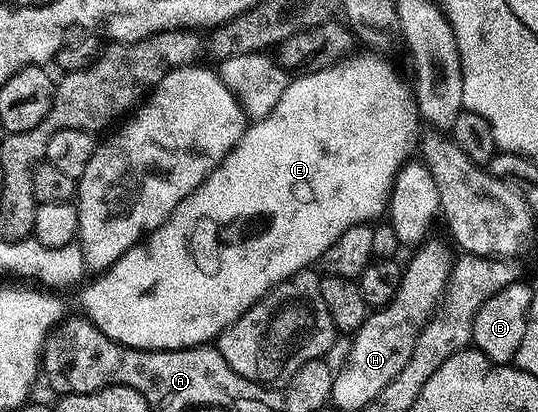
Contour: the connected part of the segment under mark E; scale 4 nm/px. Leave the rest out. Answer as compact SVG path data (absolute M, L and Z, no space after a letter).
M351 56L351 57L349 57L349 58L347 58L347 59L346 59L346 60L345 60L345 61L344 61L344 62L337 62L337 63L336 63L336 64L335 64L335 65L334 65L334 66L332 66L332 67L331 67L331 68L327 68L327 69L326 69L326 70L320 70L320 71L319 71L319 72L311 72L311 73L310 73L310 74L302 74L302 75L300 75L300 76L297 76L297 77L294 77L294 78L293 78L293 79L292 79L292 81L290 81L290 84L289 84L289 87L288 87L288 88L286 88L286 89L285 89L285 91L284 91L284 92L283 92L283 96L281 96L281 97L280 97L280 98L279 98L279 104L275 104L275 108L274 108L274 109L273 109L273 111L271 111L271 112L270 112L270 114L268 114L268 116L267 116L267 117L265 117L265 118L259 118L259 119L256 119L256 121L254 121L254 122L253 122L253 123L252 123L252 125L250 125L250 126L249 126L249 127L248 127L248 129L246 129L246 131L245 131L245 135L243 135L243 136L242 136L242 138L240 138L240 139L239 139L239 141L237 141L237 146L236 146L236 148L235 148L235 149L233 149L233 151L232 151L232 152L231 152L231 153L229 153L229 155L228 155L228 156L226 156L226 158L225 158L225 159L224 159L224 160L223 160L223 161L221 161L221 164L220 164L220 166L217 166L217 167L215 167L215 168L214 168L214 170L212 170L212 171L211 171L211 173L209 173L209 174L208 174L208 176L206 176L206 178L205 178L205 179L204 179L204 180L203 180L203 184L199 184L199 188L195 188L195 192L191 192L191 196L187 196L187 197L186 197L186 198L184 198L184 199L183 199L183 200L182 200L182 202L180 202L180 203L179 203L179 204L178 204L178 205L177 205L177 207L176 207L176 208L175 208L175 212L171 212L171 216L167 216L167 220L166 220L166 221L165 221L165 222L164 222L164 223L163 223L163 224L159 224L159 228L155 228L155 229L154 229L154 230L153 230L153 231L152 231L152 232L151 232L151 233L149 233L149 236L148 236L148 238L146 238L146 239L144 239L144 240L142 240L142 241L140 241L140 242L138 242L138 243L137 243L137 245L136 245L136 246L133 246L133 247L131 247L131 249L130 249L130 250L128 250L128 251L127 251L127 252L123 252L123 256L119 256L119 260L115 260L115 264L111 264L111 265L110 265L110 266L109 266L109 268L108 268L108 270L106 270L106 271L104 271L104 272L101 272L101 273L98 273L98 274L97 274L97 275L96 275L96 277L94 277L94 278L97 278L97 279L95 279L95 280L94 280L94 282L89 282L89 283L87 283L87 284L86 284L86 286L85 286L85 291L83 291L83 292L82 292L82 294L81 294L81 306L82 306L82 308L83 308L83 309L85 309L85 314L86 314L86 316L85 316L85 318L86 318L86 319L88 319L88 321L89 321L89 322L90 322L90 323L92 323L92 324L93 324L93 325L94 325L94 326L96 326L96 327L97 327L97 329L99 329L99 330L101 330L101 331L102 331L102 333L104 333L104 334L105 334L105 335L107 335L107 336L108 336L108 338L110 338L110 339L111 339L111 340L112 340L112 342L117 342L117 343L118 343L118 344L119 344L119 345L120 345L120 346L130 346L130 348L132 348L132 350L182 350L182 349L183 349L183 348L187 348L187 347L188 347L188 346L204 346L204 345L206 345L206 344L209 344L209 343L212 343L212 342L213 342L213 341L214 341L214 339L216 339L216 337L217 337L217 335L219 335L219 334L222 334L222 333L223 333L223 332L224 332L224 331L225 331L225 330L226 330L226 328L228 328L228 326L230 326L230 324L232 324L232 323L233 323L233 322L234 322L234 321L235 321L235 320L239 320L239 316L243 316L243 312L244 312L244 311L245 311L245 310L250 310L250 309L251 309L251 308L252 308L252 306L254 306L254 304L256 304L256 303L257 303L257 302L258 302L258 300L260 300L260 298L261 298L261 297L263 297L263 296L264 296L264 295L265 295L265 294L268 294L268 293L269 293L269 291L271 291L271 290L274 290L274 289L275 289L275 288L276 288L276 287L277 287L277 285L279 285L279 284L280 284L280 283L281 283L281 282L282 282L282 281L283 281L283 280L287 280L287 279L288 279L288 278L289 278L289 277L291 277L291 276L292 276L292 275L293 275L293 274L298 274L298 273L299 273L299 272L300 272L300 271L301 271L301 270L308 270L308 269L310 269L310 267L312 267L312 266L313 266L313 265L314 265L314 264L317 264L317 263L320 263L320 261L321 261L321 257L322 257L322 256L323 256L323 252L327 252L327 248L331 248L331 244L335 244L335 240L339 240L339 236L340 236L340 235L341 235L341 234L342 234L342 233L343 233L343 232L347 232L347 228L351 228L351 227L352 227L352 226L359 226L359 225L362 225L362 224L369 224L369 223L372 223L372 222L373 222L373 221L374 221L374 220L377 220L377 219L372 219L372 218L377 218L377 217L379 217L379 216L380 216L380 214L381 214L381 217L382 217L382 215L384 215L384 214L385 214L385 213L386 213L386 210L387 210L387 207L388 207L388 205L389 205L389 193L390 193L390 192L391 192L391 191L392 191L392 190L393 190L393 178L394 178L394 176L395 176L395 175L397 175L397 172L398 172L398 170L400 170L400 169L401 169L401 167L402 167L402 165L403 165L403 164L404 164L404 163L406 163L406 162L408 162L408 161L410 161L410 158L411 158L411 155L412 155L412 154L409 154L409 153L411 153L411 152L412 152L412 150L413 150L413 153L414 153L414 150L415 150L415 147L416 147L416 146L417 146L417 145L418 145L418 142L419 142L419 129L418 129L418 130L417 130L417 122L418 122L418 123L419 123L419 115L418 115L418 112L417 112L417 107L416 107L416 105L415 105L415 102L414 102L414 99L413 99L413 98L412 98L412 97L411 97L411 92L410 92L410 89L409 89L409 88L408 88L408 87L407 87L407 86L406 86L406 83L405 83L405 86L404 86L404 84L403 84L403 83L401 83L401 82L397 82L397 74L396 74L396 72L395 72L395 71L393 71L393 70L392 70L392 68L391 68L391 67L389 67L389 66L388 66L388 64L387 64L387 63L385 63L385 62L384 62L384 60L383 60L383 59L381 59L381 58L384 58L384 57L381 57L381 56L371 56L371 57L375 57L375 58L357 58L357 57L358 57L358 56Z

